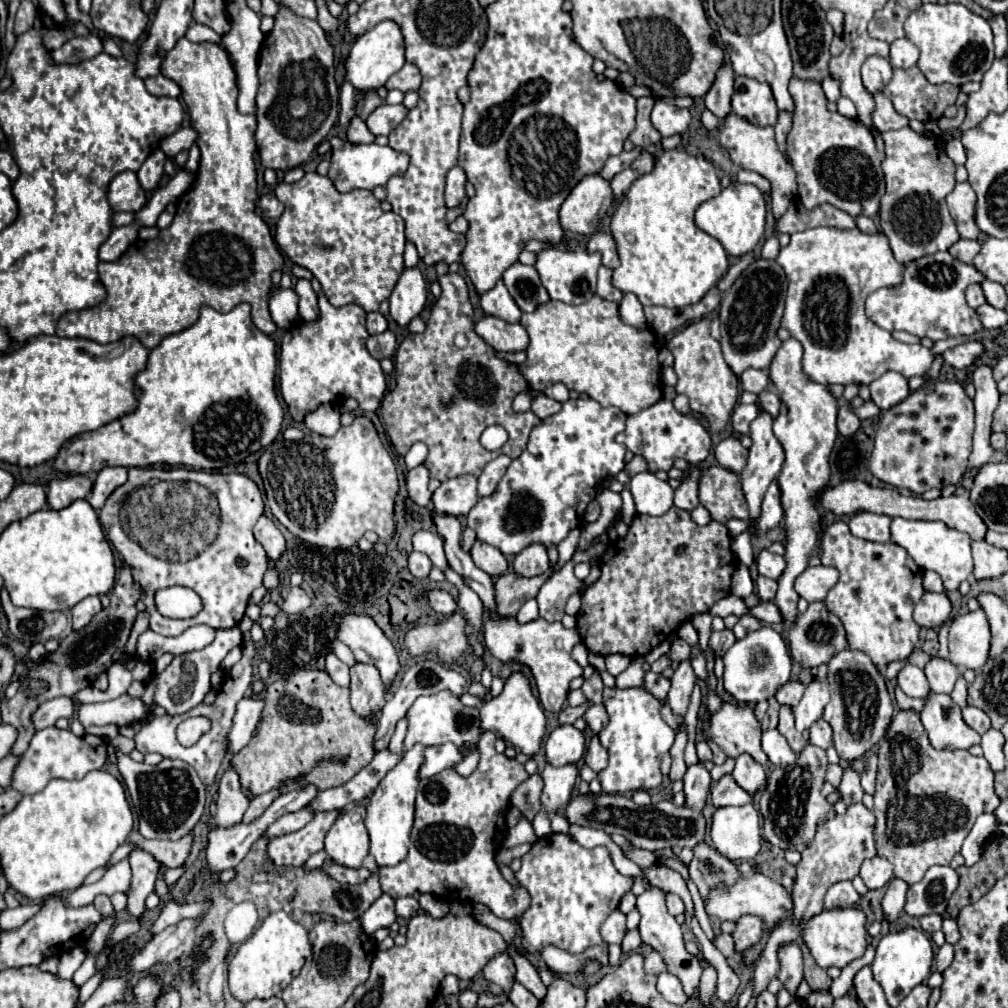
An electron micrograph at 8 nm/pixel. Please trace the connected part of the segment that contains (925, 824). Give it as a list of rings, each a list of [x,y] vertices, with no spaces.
[[[914,710],[896,712],[878,746],[878,760],[874,794],[876,850],[894,864],[894,876],[912,886],[922,880],[930,866],[950,864],[976,818],[998,808],[994,772],[984,758],[976,758],[968,750],[932,748]]]

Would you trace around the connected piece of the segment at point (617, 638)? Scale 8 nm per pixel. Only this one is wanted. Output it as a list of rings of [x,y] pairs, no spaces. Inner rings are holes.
[[[676,506],[658,518],[636,514],[626,538],[610,542],[600,558],[602,576],[598,582],[582,592],[582,606],[576,614],[576,630],[592,654],[644,656],[666,640],[682,622],[690,620],[694,614],[708,612],[714,602],[728,596],[734,568],[736,558],[730,550],[730,534],[724,524],[712,520],[708,526],[698,526],[692,522],[688,512]],[[682,544],[686,548],[678,554],[676,548]]]

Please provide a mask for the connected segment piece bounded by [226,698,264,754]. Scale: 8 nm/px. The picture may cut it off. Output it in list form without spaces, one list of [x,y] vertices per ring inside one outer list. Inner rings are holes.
[[[242,698],[236,706],[236,716],[232,720],[232,728],[226,736],[226,750],[236,754],[240,752],[252,738],[256,724],[260,720],[260,712],[264,702],[260,698]]]

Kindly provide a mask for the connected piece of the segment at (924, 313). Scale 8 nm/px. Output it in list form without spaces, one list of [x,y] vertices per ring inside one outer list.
[[[936,252],[906,264],[904,282],[896,288],[880,288],[866,300],[866,314],[886,330],[906,330],[920,338],[942,340],[958,334],[974,334],[980,330],[980,320],[966,304],[964,290],[968,284],[980,284],[984,276],[970,264],[962,264],[948,252]]]

